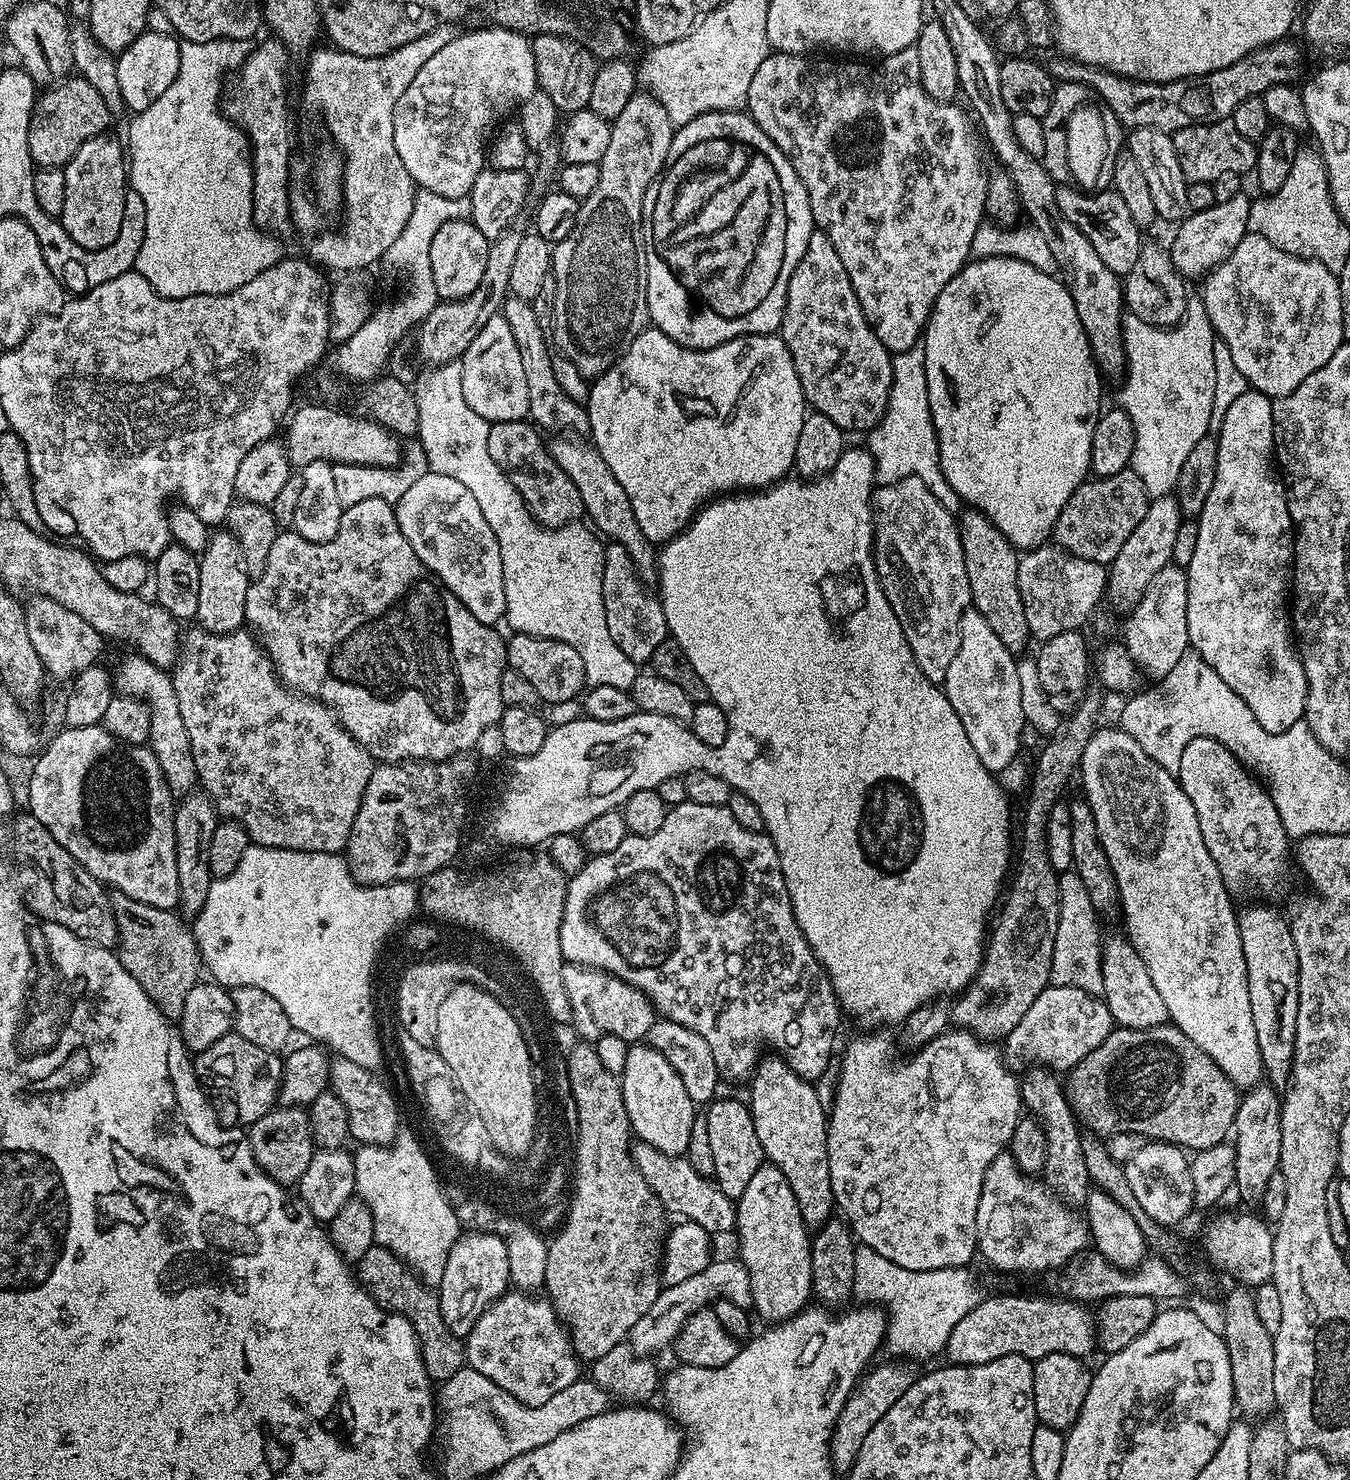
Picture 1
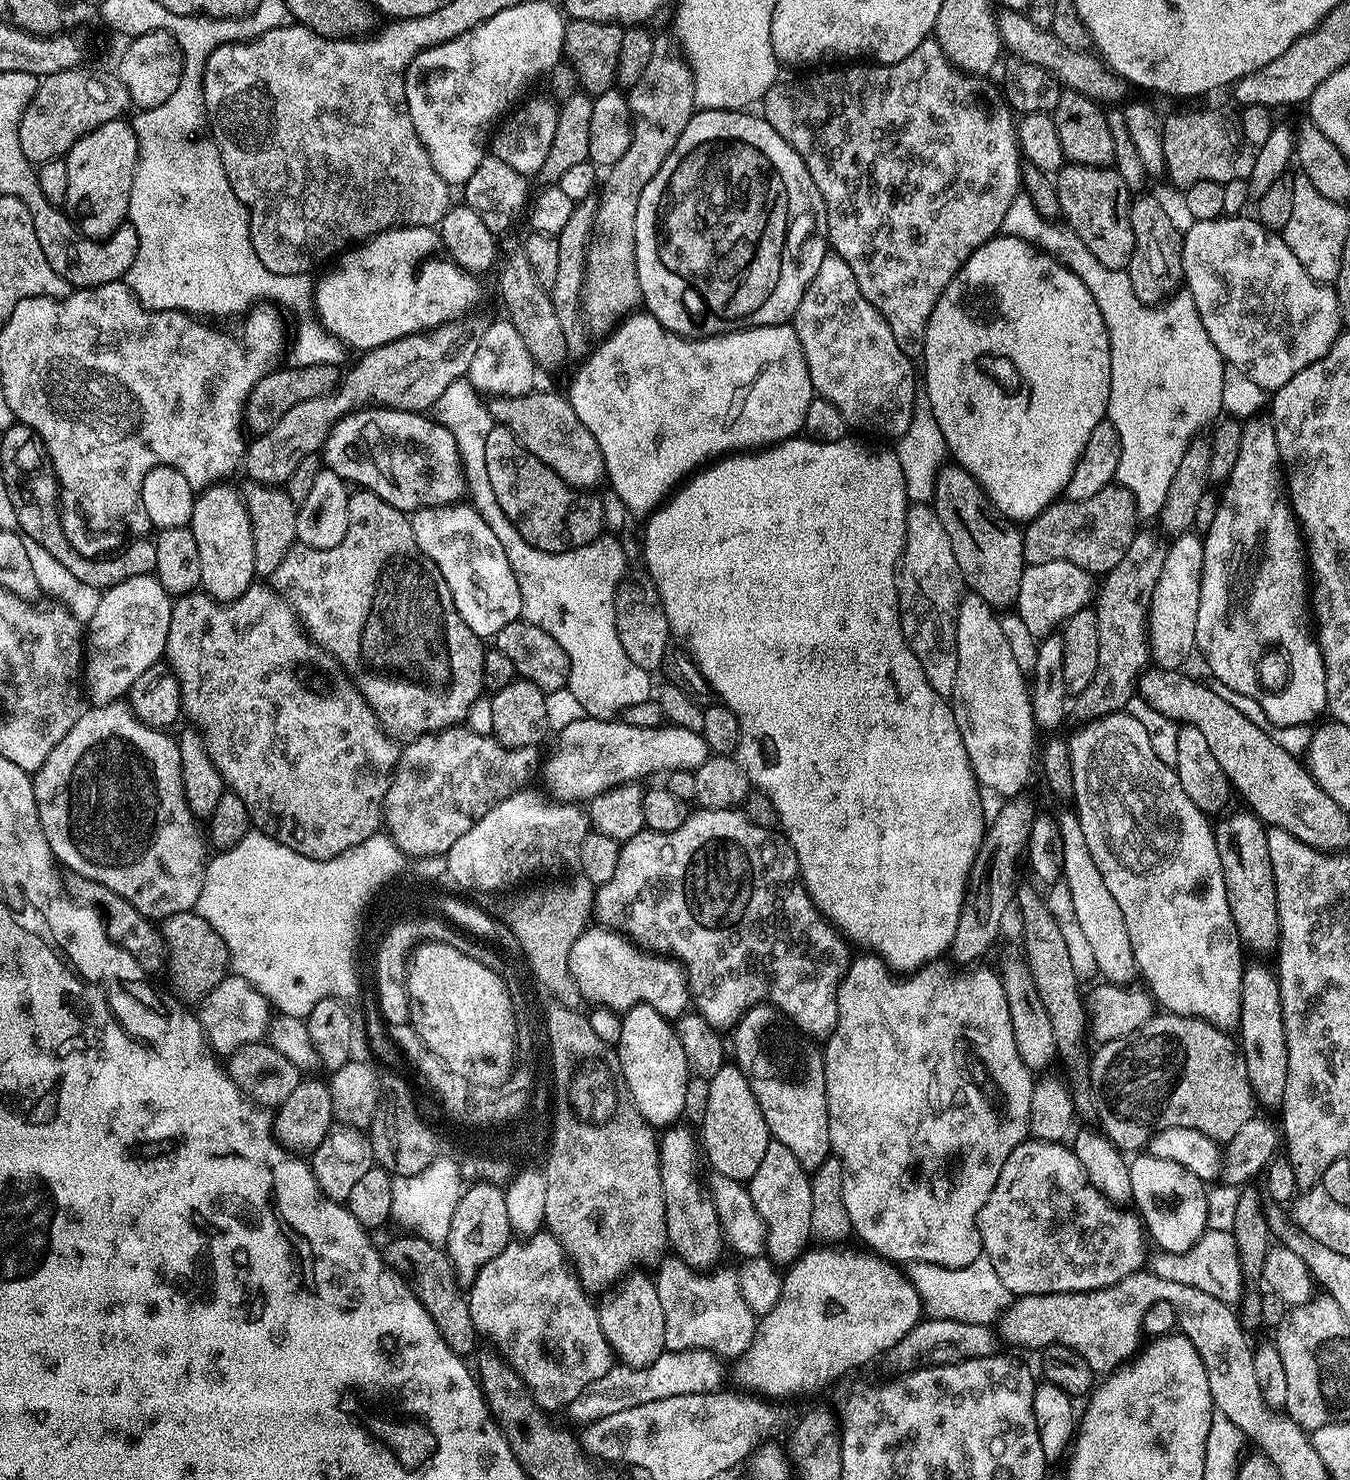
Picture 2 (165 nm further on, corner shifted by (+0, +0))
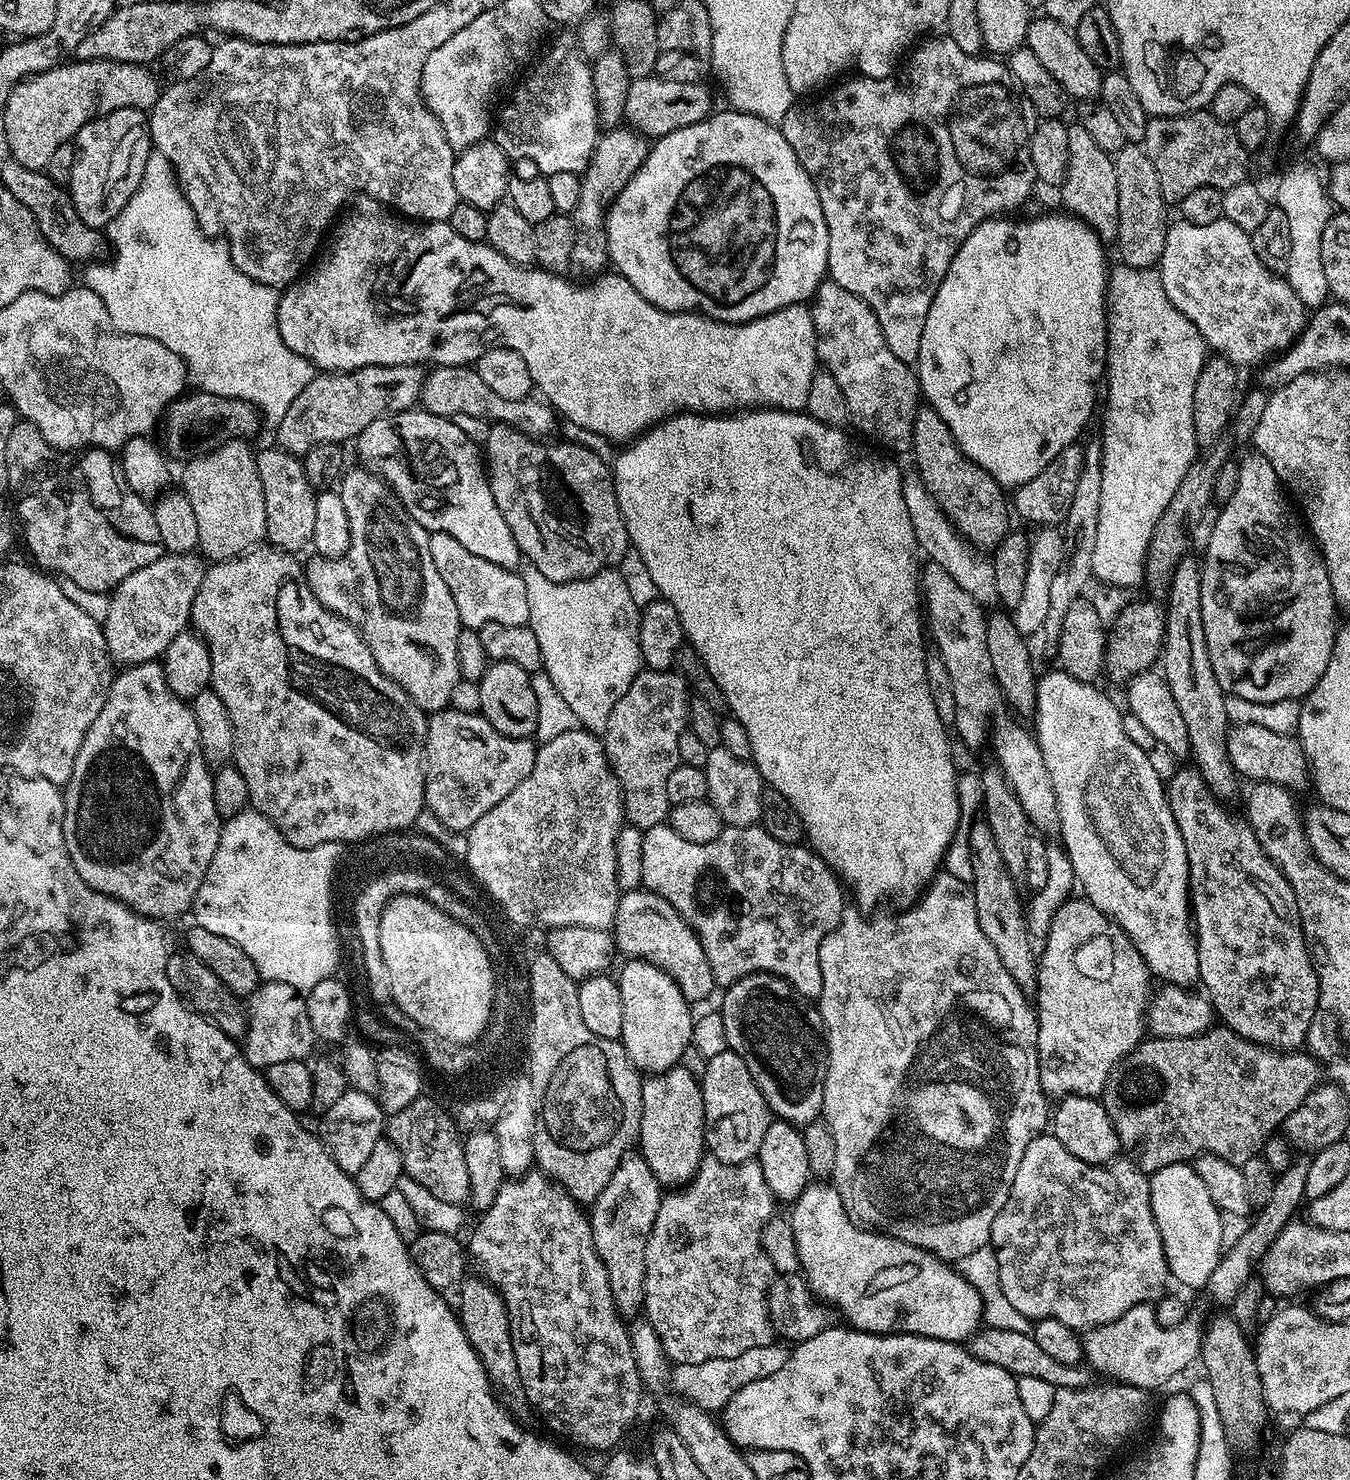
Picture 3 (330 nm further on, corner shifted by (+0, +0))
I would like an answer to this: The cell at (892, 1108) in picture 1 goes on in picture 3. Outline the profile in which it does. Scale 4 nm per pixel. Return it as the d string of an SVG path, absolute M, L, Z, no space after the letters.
M941 871L934 877L931 884L920 893L915 903L900 910L897 916L872 916L867 920L866 917L859 916L852 910L845 911L844 917L838 922L838 926L834 930L830 930L830 934L826 934L826 938L822 938L822 946L818 950L818 962L822 966L822 994L818 1001L818 1007L824 1019L824 1035L828 1041L828 1069L826 1070L824 1093L822 1094L822 1116L827 1123L830 1134L834 1136L835 1143L835 1161L830 1173L830 1180L842 1198L842 1206L846 1210L846 1214L859 1228L870 1232L880 1232L883 1236L893 1236L902 1242L910 1242L910 1246L918 1246L922 1250L934 1254L940 1260L955 1262L966 1258L966 1254L974 1254L974 1250L989 1247L994 1218L998 1218L998 1214L1010 1194L1014 1174L1018 1174L1018 1162L1022 1162L1022 1154L1026 1154L1026 1146L1030 1146L1030 1142L1041 1136L1045 1129L1049 1127L1050 1100L1049 1097L1044 1095L1040 1085L1040 1067L1036 1053L1038 1022L1036 1021L1035 1007L1030 1003L1029 997L1022 994L1018 982L1014 982L1014 978L1010 978L1006 966L1002 966L994 946L990 946L990 938L986 938L986 934L982 934L982 926L978 926L978 906L974 906L971 883L967 880L954 878L949 872Z

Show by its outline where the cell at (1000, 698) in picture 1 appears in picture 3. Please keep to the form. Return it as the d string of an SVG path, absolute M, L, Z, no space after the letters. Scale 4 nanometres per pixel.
M931 562L925 565L923 565L920 577L922 608L926 613L926 628L930 633L931 643L932 640L936 643L935 651L942 658L950 676L950 682L954 686L954 706L956 707L954 732L960 735L961 742L968 748L976 748L989 740L992 743L992 752L996 755L995 763L1006 778L1006 782L1014 790L1014 794L1018 796L1018 802L1022 804L1022 810L1026 810L1026 818L1032 823L1033 829L1040 834L1055 833L1059 829L1060 819L1058 818L1058 802L1054 798L1054 786L1050 786L1050 774L1046 771L1046 764L1042 762L1042 752L1036 744L1035 735L1029 729L1027 732L1022 725L1015 724L1015 722L1020 722L1013 719L1006 711L1004 696L1000 693L998 682L994 678L994 665L990 663L990 653L986 647L988 618L985 609L970 594L966 594L943 568Z

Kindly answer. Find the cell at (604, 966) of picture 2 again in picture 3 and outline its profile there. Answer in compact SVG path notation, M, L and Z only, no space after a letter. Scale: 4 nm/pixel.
M641 886L621 895L616 911L614 939L617 949L623 955L625 952L625 957L645 960L658 966L658 970L670 974L670 978L674 978L674 982L690 1002L704 1000L712 991L717 991L714 970L710 970L710 958L706 958L706 950L702 948L699 934L658 893L649 892Z

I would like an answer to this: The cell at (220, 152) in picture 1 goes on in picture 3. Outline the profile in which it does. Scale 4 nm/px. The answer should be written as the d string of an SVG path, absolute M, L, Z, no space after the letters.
M159 154L149 155L138 190L107 225L112 260L91 263L85 287L102 298L106 314L110 314L117 330L154 338L181 356L193 389L250 402L265 425L279 426L286 418L286 410L290 410L290 402L305 386L305 381L300 380L300 356L291 352L282 342L282 334L278 334L280 292L242 274L234 266L227 239L211 240L204 232L207 231L196 221L190 202L176 183L170 162Z

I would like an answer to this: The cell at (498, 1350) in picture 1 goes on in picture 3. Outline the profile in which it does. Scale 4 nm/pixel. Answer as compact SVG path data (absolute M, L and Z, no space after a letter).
M529 1170L523 1175L505 1179L494 1202L490 1202L490 1206L483 1209L479 1216L480 1221L477 1222L472 1237L466 1240L466 1252L471 1263L472 1260L476 1263L475 1271L488 1283L494 1285L506 1302L514 1342L514 1358L518 1358L518 1378L522 1382L529 1405L558 1435L565 1436L566 1439L573 1440L574 1443L581 1444L582 1447L589 1448L592 1452L611 1453L619 1445L616 1443L631 1430L632 1423L635 1422L636 1415L640 1412L642 1381L638 1366L634 1362L629 1325L625 1323L620 1311L616 1309L614 1294L610 1294L610 1278L606 1278L606 1266L602 1266L602 1258L594 1246L591 1219L586 1215L585 1209L576 1203L576 1200L561 1184L556 1183L539 1170Z

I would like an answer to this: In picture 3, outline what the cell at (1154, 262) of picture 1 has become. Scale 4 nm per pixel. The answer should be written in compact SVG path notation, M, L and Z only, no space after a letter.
M1130 142L1121 152L1115 153L1114 170L1118 174L1118 234L1115 243L1120 244L1119 259L1131 268L1156 268L1166 246L1170 219L1169 205L1162 194L1162 186L1158 186L1154 162L1150 162L1139 143Z

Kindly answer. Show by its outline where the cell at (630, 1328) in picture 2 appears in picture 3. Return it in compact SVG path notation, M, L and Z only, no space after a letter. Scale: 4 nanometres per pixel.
M629 1154L614 1170L610 1182L606 1182L606 1190L590 1206L590 1219L594 1246L602 1258L602 1266L606 1266L606 1278L610 1278L610 1294L614 1294L616 1309L621 1317L635 1317L644 1303L644 1283L646 1282L646 1242L650 1238L650 1230L654 1226L654 1218L658 1218L658 1206L662 1195L662 1185L654 1176L650 1166L640 1154Z

